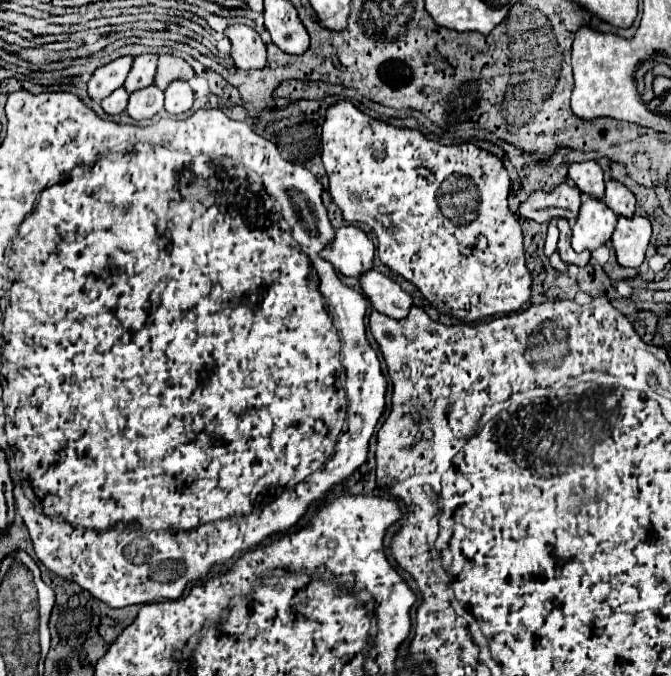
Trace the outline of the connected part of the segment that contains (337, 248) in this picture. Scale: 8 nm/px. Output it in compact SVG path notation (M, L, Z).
M344 226L336 230L334 242L322 250L322 258L340 274L360 278L374 268L374 244L360 228Z

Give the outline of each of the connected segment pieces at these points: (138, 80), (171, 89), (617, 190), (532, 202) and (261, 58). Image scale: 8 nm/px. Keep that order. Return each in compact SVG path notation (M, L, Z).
M144 54L144 56L134 58L132 70L124 82L124 88L128 94L132 94L134 90L140 90L140 88L146 88L154 82L156 60L158 60L158 56L154 56L154 54Z
M172 82L168 88L166 88L166 102L164 102L164 110L168 114L184 114L192 108L192 102L194 102L194 92L192 88L188 86L188 82Z
M616 180L606 182L604 204L618 216L624 216L624 218L634 216L634 194Z
M564 182L550 194L546 194L544 190L536 190L534 194L530 194L528 200L520 204L520 214L538 224L550 222L552 218L564 218L574 222L580 202L582 194L574 186Z
M234 24L226 30L226 36L232 42L230 56L236 68L260 70L266 66L266 46L256 30L244 24Z

